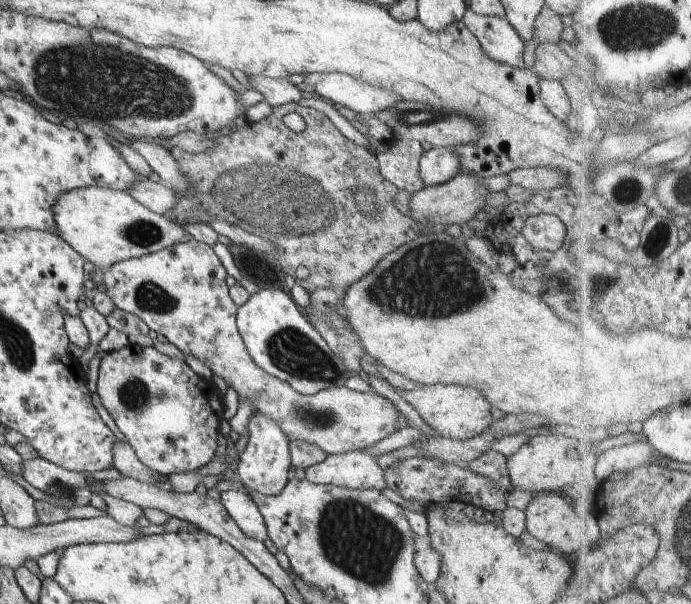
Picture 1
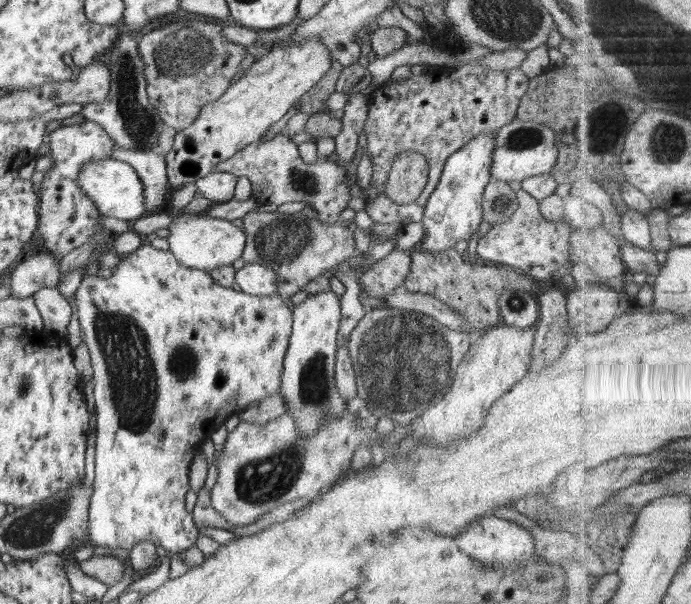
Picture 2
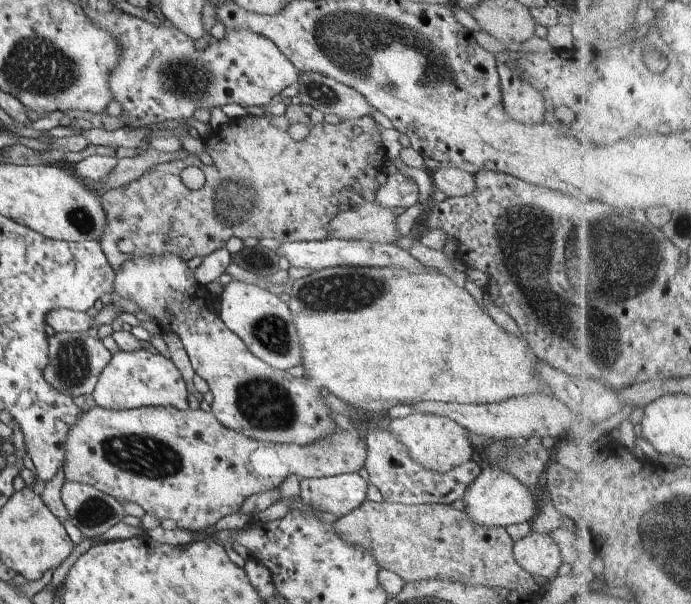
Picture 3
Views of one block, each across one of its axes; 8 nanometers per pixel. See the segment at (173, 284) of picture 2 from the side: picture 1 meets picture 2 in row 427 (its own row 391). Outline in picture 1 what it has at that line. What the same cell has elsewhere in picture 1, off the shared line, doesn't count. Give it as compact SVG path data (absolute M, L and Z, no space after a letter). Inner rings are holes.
M129 344L101 358L97 393L120 432L139 458L141 466L149 466L158 475L190 472L213 460L218 446L218 431L224 418L224 399L216 385L192 371L186 362L160 354L154 347Z

